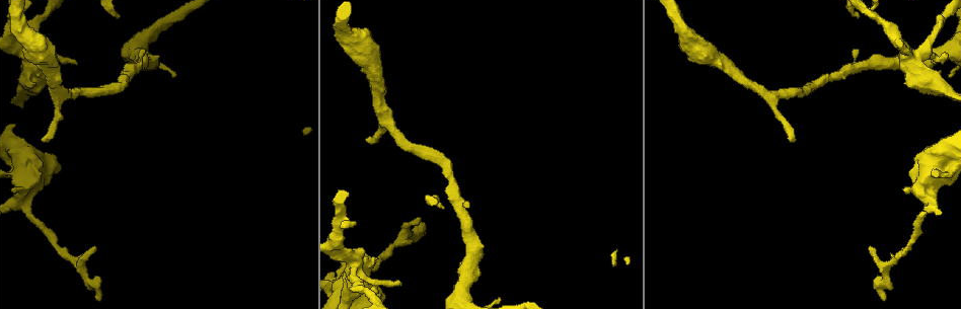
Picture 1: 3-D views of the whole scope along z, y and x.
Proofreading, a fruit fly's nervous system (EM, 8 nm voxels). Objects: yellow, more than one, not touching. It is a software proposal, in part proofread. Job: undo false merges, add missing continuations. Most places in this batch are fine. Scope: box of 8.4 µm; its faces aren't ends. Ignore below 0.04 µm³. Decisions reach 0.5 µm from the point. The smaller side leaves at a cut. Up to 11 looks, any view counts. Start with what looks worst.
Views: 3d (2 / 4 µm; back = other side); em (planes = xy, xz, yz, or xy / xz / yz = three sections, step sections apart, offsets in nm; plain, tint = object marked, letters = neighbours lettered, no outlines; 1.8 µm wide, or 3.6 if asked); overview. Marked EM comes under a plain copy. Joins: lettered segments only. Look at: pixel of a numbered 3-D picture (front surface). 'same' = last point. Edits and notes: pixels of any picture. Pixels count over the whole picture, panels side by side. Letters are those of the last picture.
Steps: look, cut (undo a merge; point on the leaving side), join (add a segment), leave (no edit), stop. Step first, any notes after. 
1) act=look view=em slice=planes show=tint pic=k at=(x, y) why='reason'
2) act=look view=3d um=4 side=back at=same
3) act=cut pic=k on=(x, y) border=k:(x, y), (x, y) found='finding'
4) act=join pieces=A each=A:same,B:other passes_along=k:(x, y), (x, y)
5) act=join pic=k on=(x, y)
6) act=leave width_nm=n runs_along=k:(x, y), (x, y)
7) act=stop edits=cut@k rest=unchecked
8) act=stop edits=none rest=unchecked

act=look view=3d um=4 pic=1 at=(138, 50) why='abrupt turn'

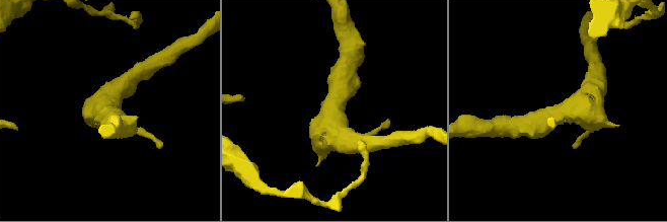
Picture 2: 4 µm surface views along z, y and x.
act=look view=em slice=xy step=8 show=tint pic=2 at=(338, 120)

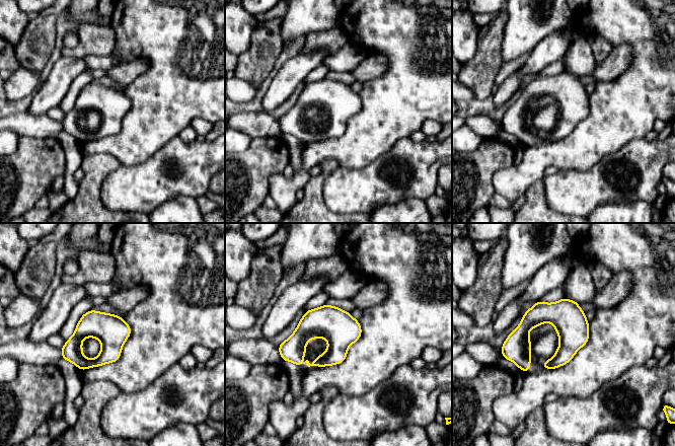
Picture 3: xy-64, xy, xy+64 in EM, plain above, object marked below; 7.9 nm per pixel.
act=look view=em slice=yz step=4 show=letters at=same why='cut it another way'

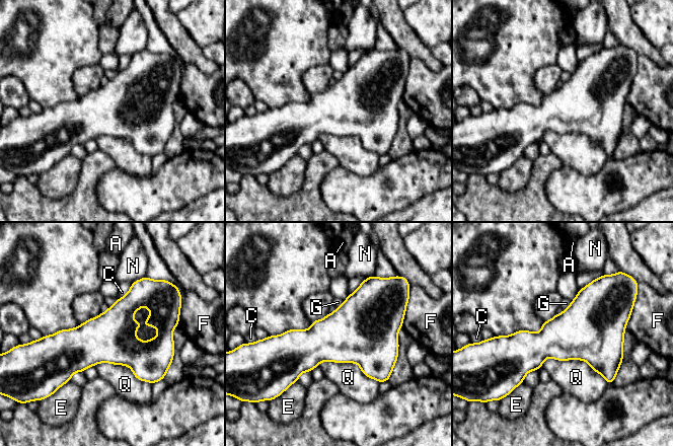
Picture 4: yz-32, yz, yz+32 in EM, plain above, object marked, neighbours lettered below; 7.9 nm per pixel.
act=leave each=A:other,C:other,E:other,F:other,G:other,N:other,Q:other border=4:(540, 366), (584, 360), (607, 384) found='all the same cell'

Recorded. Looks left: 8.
act=look view=em slice=planes show=letters pic=1 at=(367, 139) why='free end'

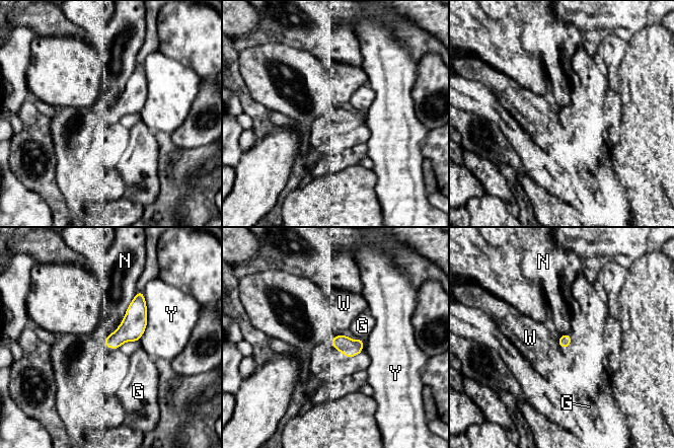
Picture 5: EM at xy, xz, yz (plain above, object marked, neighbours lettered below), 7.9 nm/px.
act=leave longest_contact=Y:380nm each=G:other,N:other,W:other,Y:other border=5:(344, 333), (338, 336) found='none of them fits'

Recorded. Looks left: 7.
act=look view=em um=3.6 slice=planes show=tint pic=1 at=(356, 263)

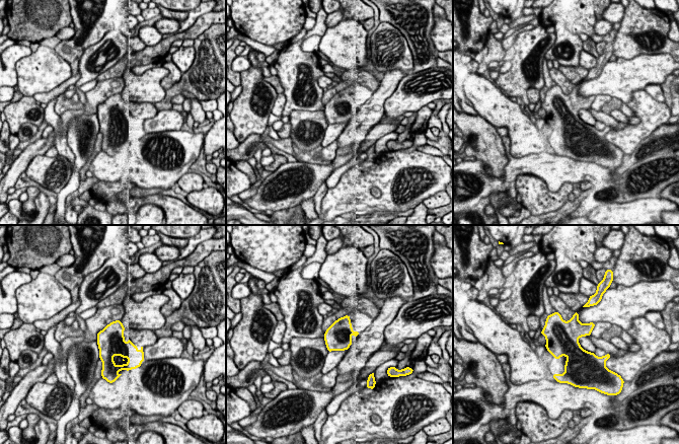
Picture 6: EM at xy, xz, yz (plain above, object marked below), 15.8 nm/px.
act=look view=em um=3.6 slice=planes show=letters at=same

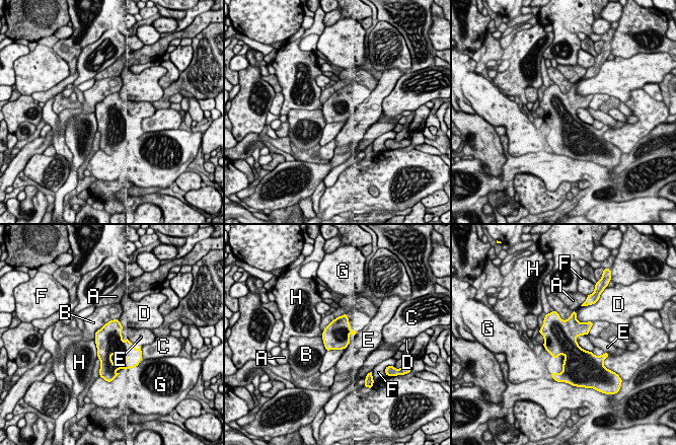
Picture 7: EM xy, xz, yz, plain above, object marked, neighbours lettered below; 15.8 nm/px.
act=leave each=A:other,B:other,C:other,D:other,E:other,F:other,G:other,H:other found='continuous, no second cell'

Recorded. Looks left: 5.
act=look view=3d um=4 pic=1 at=(886, 298) why='an open end'

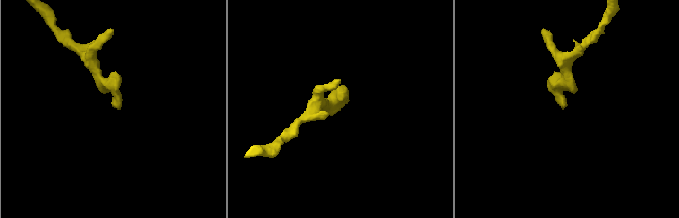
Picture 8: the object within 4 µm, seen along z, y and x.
act=look view=em slice=xy step=4 show=tint pic=8 at=(120, 105) why='need the tissue'

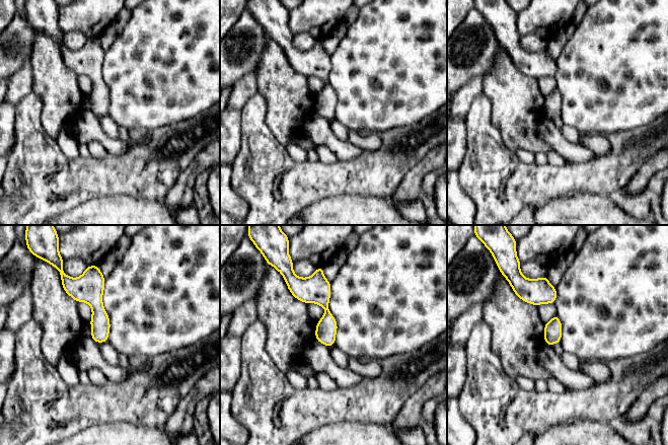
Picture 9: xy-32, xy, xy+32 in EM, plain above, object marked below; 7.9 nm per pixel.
act=look view=em slice=planes show=letters at=same why='cut it another way'

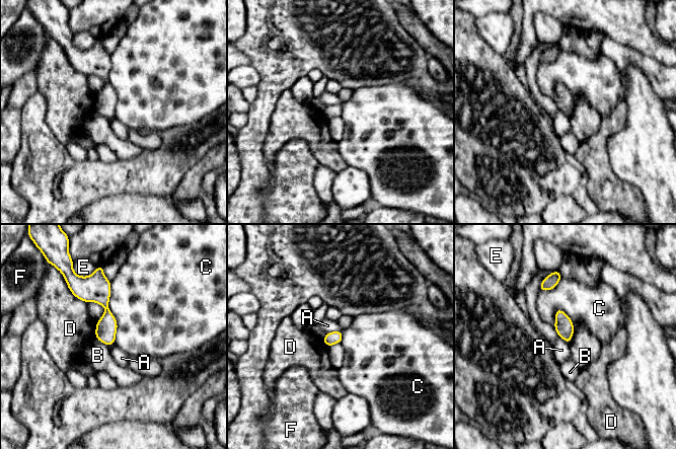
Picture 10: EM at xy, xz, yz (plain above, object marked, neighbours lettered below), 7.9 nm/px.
act=leave each=A:other,B:other,C:other,D:other,E:other,F:other border=10:(109, 282), (115, 343) found='no lettered segment goes on from it'

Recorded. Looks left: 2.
act=stop edits=none rest=unchecked

